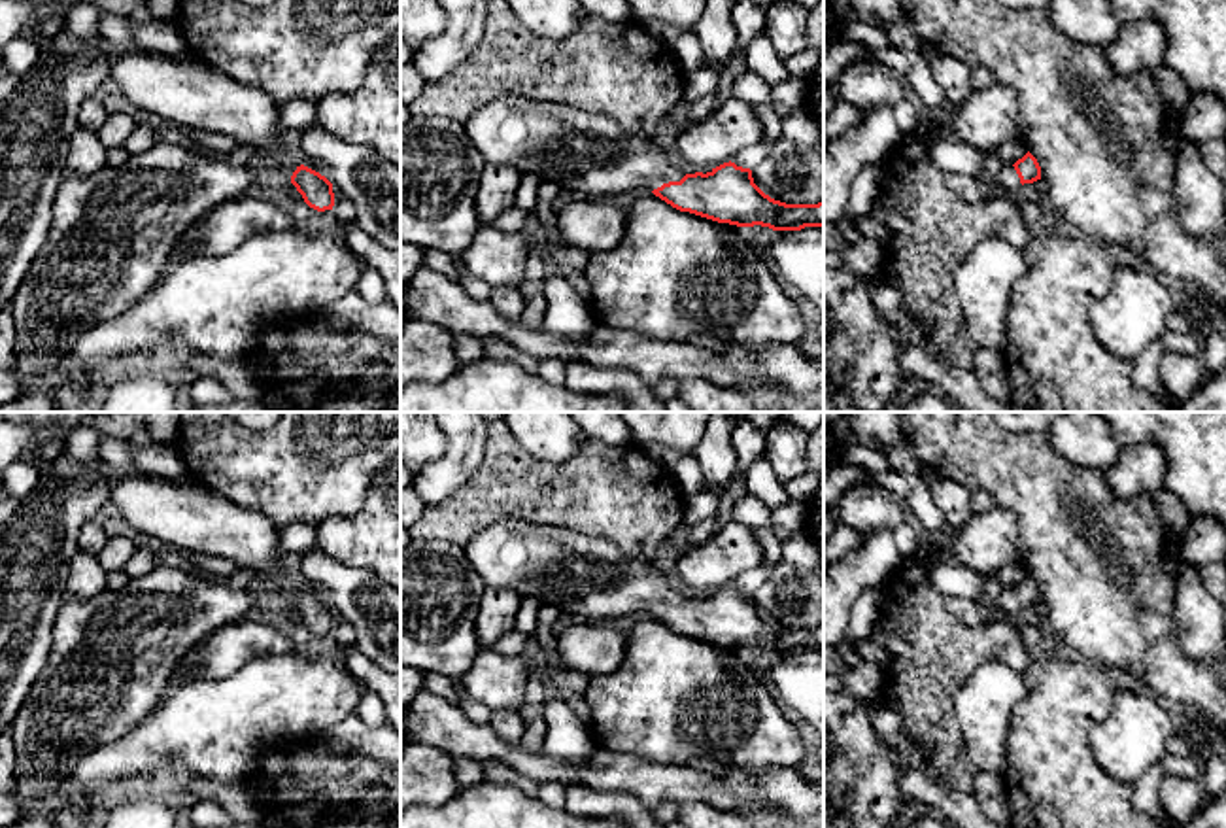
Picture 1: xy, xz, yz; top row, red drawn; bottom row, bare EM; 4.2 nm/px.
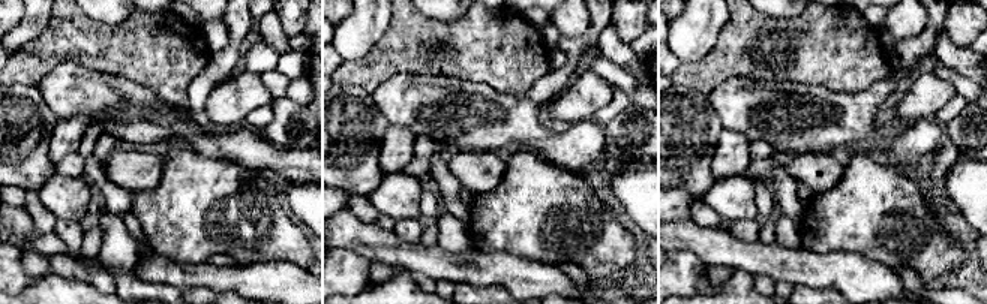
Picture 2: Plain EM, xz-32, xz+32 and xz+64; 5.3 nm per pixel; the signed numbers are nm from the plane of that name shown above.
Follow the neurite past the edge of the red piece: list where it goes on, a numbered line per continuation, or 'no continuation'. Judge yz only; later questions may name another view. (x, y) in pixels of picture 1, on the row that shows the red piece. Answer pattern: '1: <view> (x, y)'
1: yz (973, 189)

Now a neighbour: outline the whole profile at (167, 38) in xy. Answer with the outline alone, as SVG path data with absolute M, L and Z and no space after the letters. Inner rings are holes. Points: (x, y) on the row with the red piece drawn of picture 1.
M130 23L136 42L155 53L164 53L164 55L183 55L189 53L189 45L176 26L176 23L166 23L166 25L136 25Z

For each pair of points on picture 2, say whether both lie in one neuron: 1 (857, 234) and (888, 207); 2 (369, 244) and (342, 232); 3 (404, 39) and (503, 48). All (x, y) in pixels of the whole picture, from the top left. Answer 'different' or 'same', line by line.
1: same
2: same
3: same

